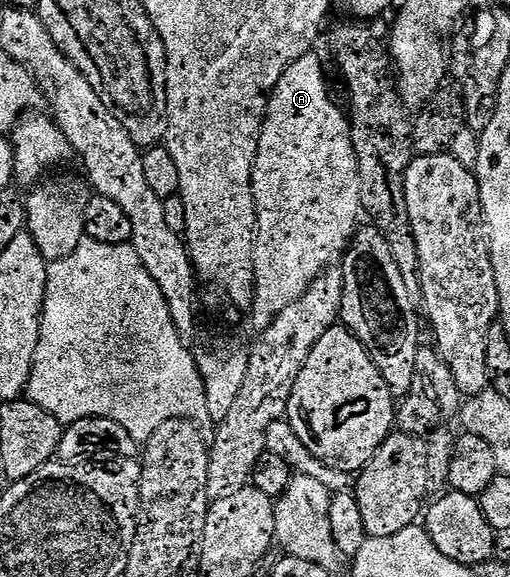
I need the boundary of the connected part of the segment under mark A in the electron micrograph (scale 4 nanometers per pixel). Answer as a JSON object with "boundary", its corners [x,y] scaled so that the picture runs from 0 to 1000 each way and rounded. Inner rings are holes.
{"boundary":[[[612,88],[604,95],[580,102],[580,109],[573,109],[561,118],[557,130],[549,130],[549,144],[541,144],[535,161],[529,163],[529,177],[522,187],[522,205],[514,215],[514,232],[506,243],[506,267],[498,284],[498,357],[506,362],[506,416],[498,440],[498,485],[502,492],[496,541],[535,546],[580,525],[604,504],[608,492],[631,478],[678,438],[696,409],[706,390],[702,374],[708,378],[714,364],[710,359],[710,312],[702,295],[702,270],[686,239],[686,218],[680,198],[673,191],[669,196],[661,179],[647,170],[647,154],[639,149],[639,127],[631,121],[631,106],[622,99],[622,90]]]}

